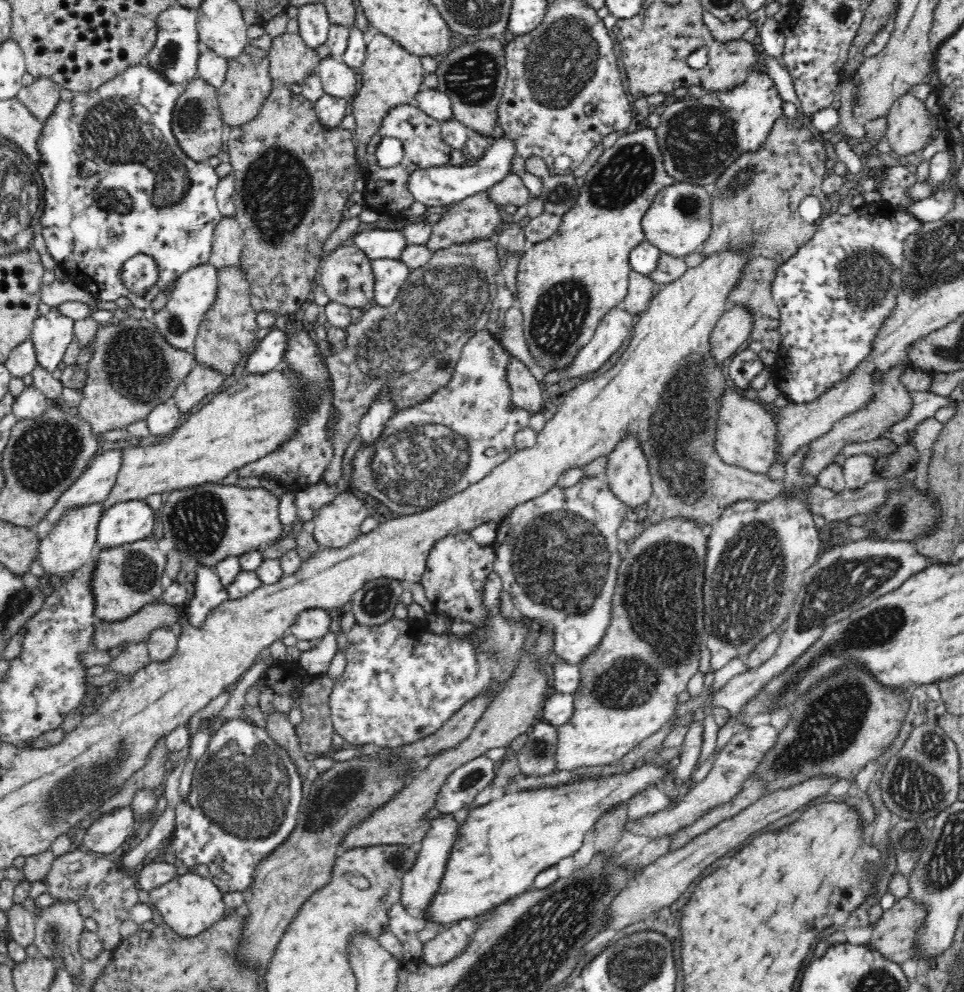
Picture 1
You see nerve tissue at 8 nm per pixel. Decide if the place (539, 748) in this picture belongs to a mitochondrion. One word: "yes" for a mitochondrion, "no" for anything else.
yes

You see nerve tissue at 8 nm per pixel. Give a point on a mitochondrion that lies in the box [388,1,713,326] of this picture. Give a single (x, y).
(561, 62)

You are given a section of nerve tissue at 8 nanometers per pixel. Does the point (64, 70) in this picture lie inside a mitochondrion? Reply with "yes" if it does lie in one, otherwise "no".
no

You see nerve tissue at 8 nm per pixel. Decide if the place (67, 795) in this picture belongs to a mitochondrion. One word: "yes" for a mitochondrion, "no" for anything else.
yes

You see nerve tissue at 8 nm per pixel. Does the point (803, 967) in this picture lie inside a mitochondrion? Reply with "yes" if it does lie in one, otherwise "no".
no

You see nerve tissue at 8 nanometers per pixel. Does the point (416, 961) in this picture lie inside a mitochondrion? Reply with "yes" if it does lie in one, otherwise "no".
no

